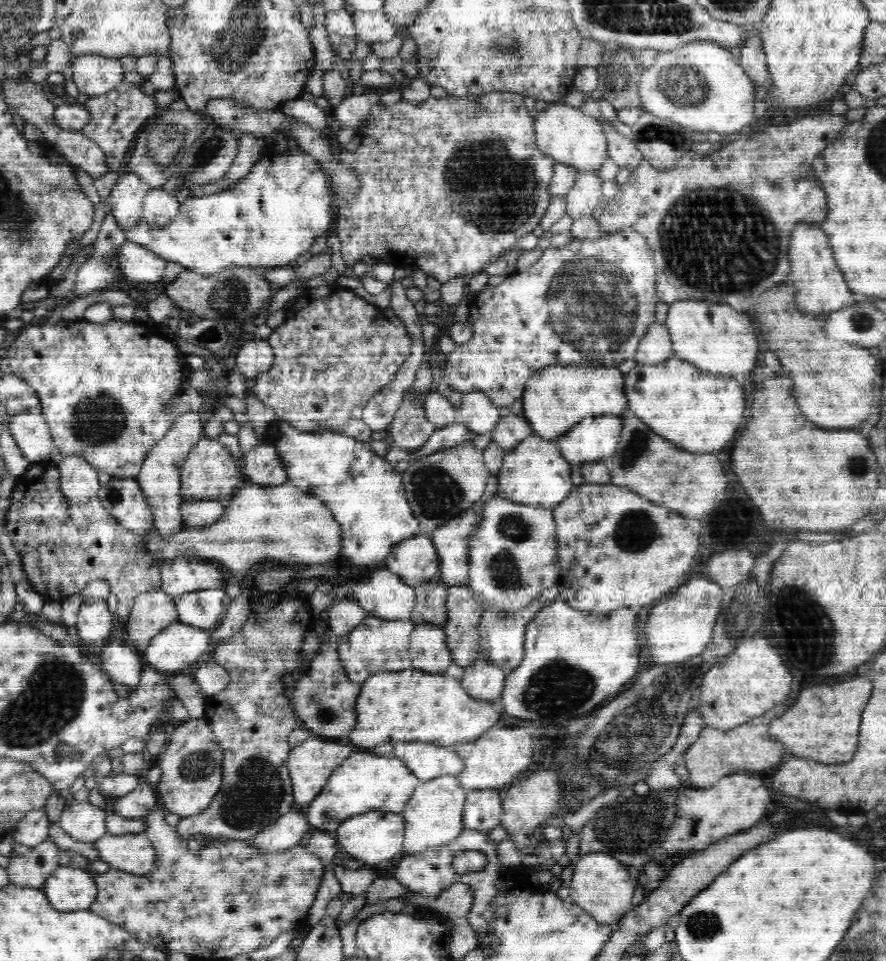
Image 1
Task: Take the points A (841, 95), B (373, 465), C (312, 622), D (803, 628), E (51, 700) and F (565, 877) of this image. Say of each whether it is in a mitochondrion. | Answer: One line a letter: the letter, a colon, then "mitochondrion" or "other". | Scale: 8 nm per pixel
A: other
B: other
C: other
D: mitochondrion
E: mitochondrion
F: other

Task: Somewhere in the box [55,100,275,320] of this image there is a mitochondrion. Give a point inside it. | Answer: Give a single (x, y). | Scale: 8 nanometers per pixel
(164, 137)

